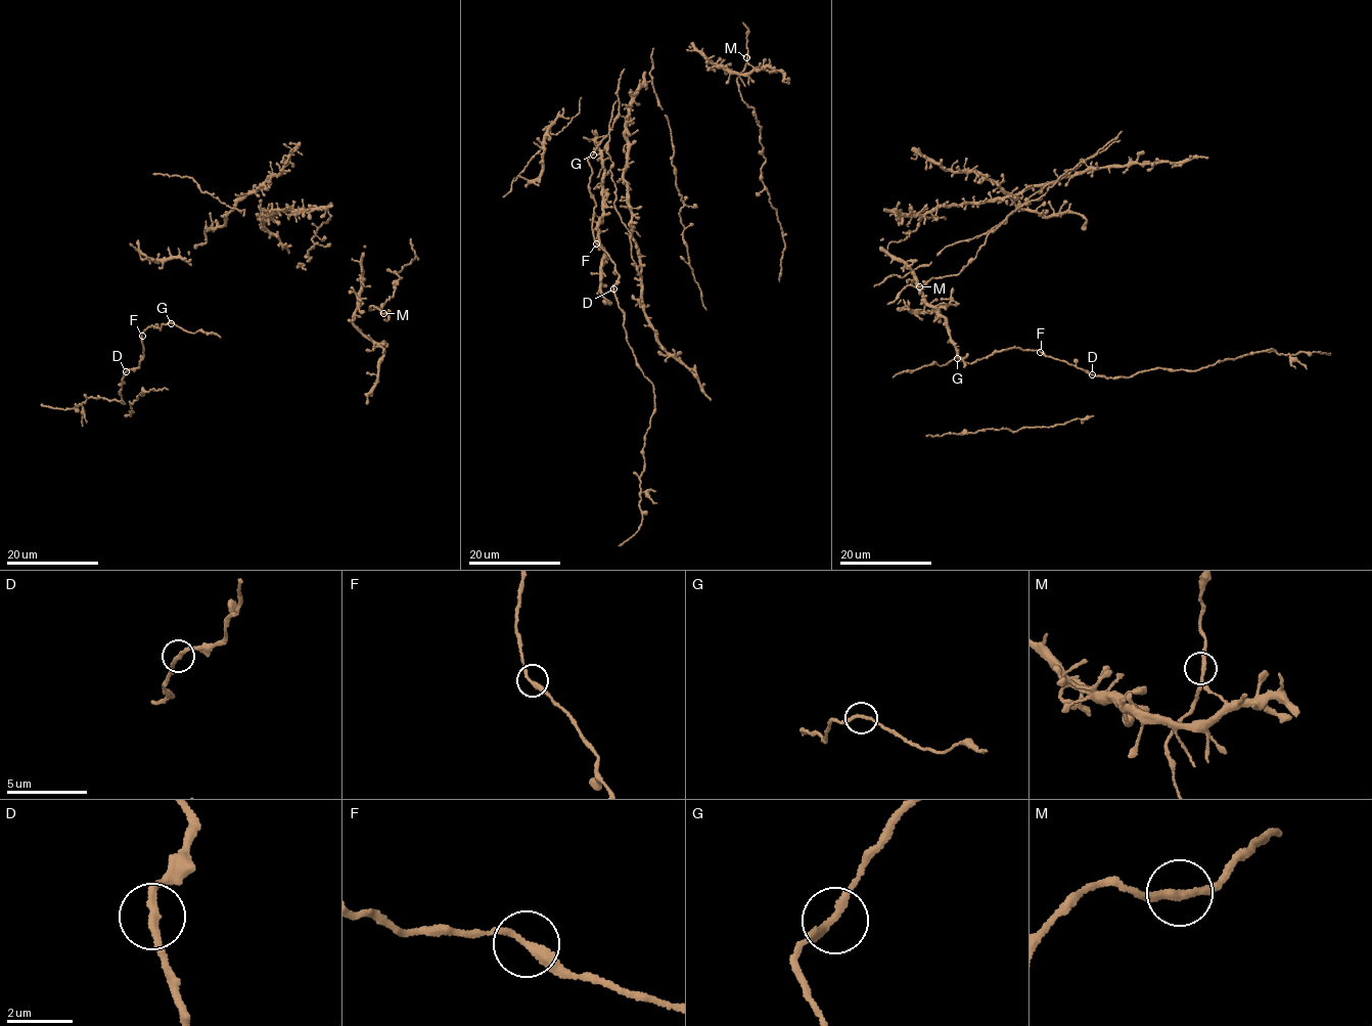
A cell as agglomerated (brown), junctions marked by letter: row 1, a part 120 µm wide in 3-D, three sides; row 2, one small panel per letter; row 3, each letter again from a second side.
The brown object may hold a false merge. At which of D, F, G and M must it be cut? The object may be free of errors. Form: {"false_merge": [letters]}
{"false_merge": ["D"]}

